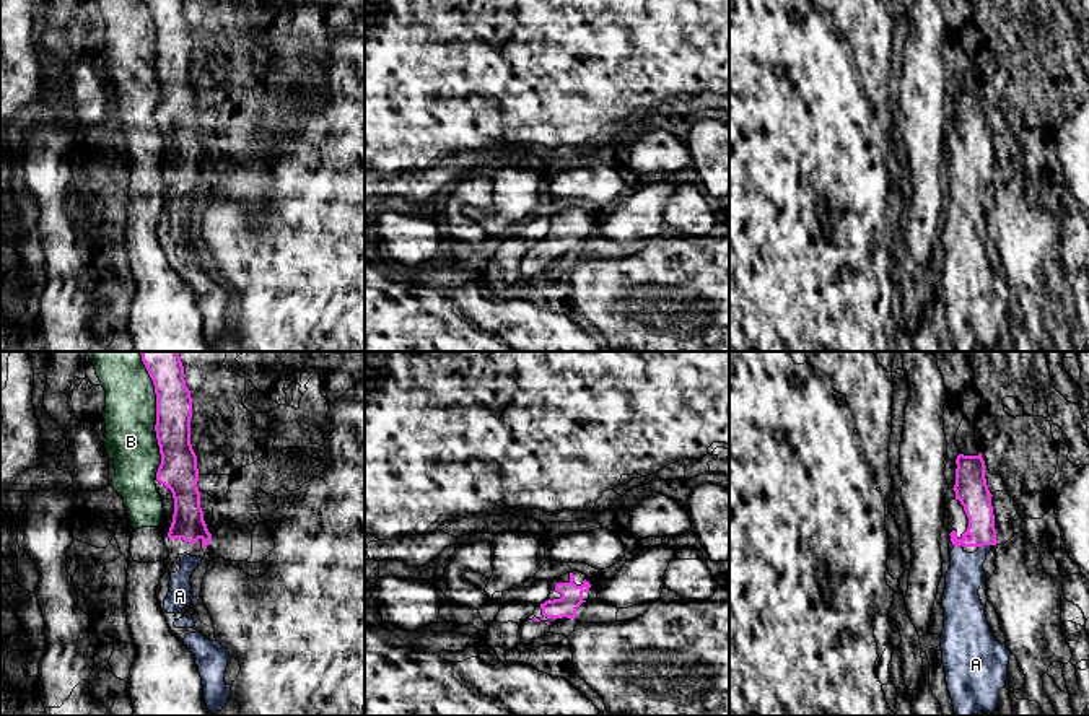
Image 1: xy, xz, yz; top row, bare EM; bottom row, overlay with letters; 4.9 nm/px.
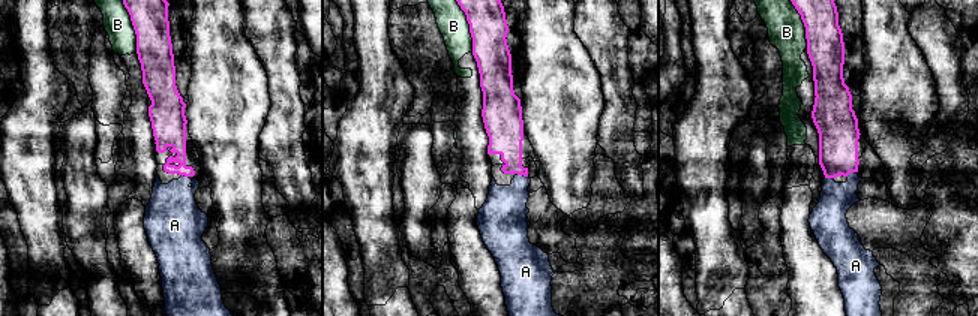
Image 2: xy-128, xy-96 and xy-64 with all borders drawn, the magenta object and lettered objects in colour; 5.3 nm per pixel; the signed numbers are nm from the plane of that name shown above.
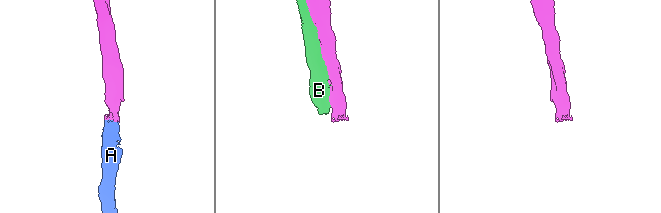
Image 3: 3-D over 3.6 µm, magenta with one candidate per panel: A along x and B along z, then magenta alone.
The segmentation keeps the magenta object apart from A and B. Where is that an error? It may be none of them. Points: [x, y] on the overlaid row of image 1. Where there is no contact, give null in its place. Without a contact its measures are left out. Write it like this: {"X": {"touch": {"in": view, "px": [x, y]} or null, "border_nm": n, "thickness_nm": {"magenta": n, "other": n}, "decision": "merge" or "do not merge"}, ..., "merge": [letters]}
{"A": {"touch": {"in": "yz", "px": [984, 544]}, "border_nm": 70, "thickness_nm": {"magenta": 160, "other": 180}, "decision": "merge"}, "B": {"touch": {"in": "xy", "px": [157, 415]}, "border_nm": 650, "thickness_nm": {"magenta": 180, "other": 260}, "decision": "do not merge"}, "merge": ["A"]}

